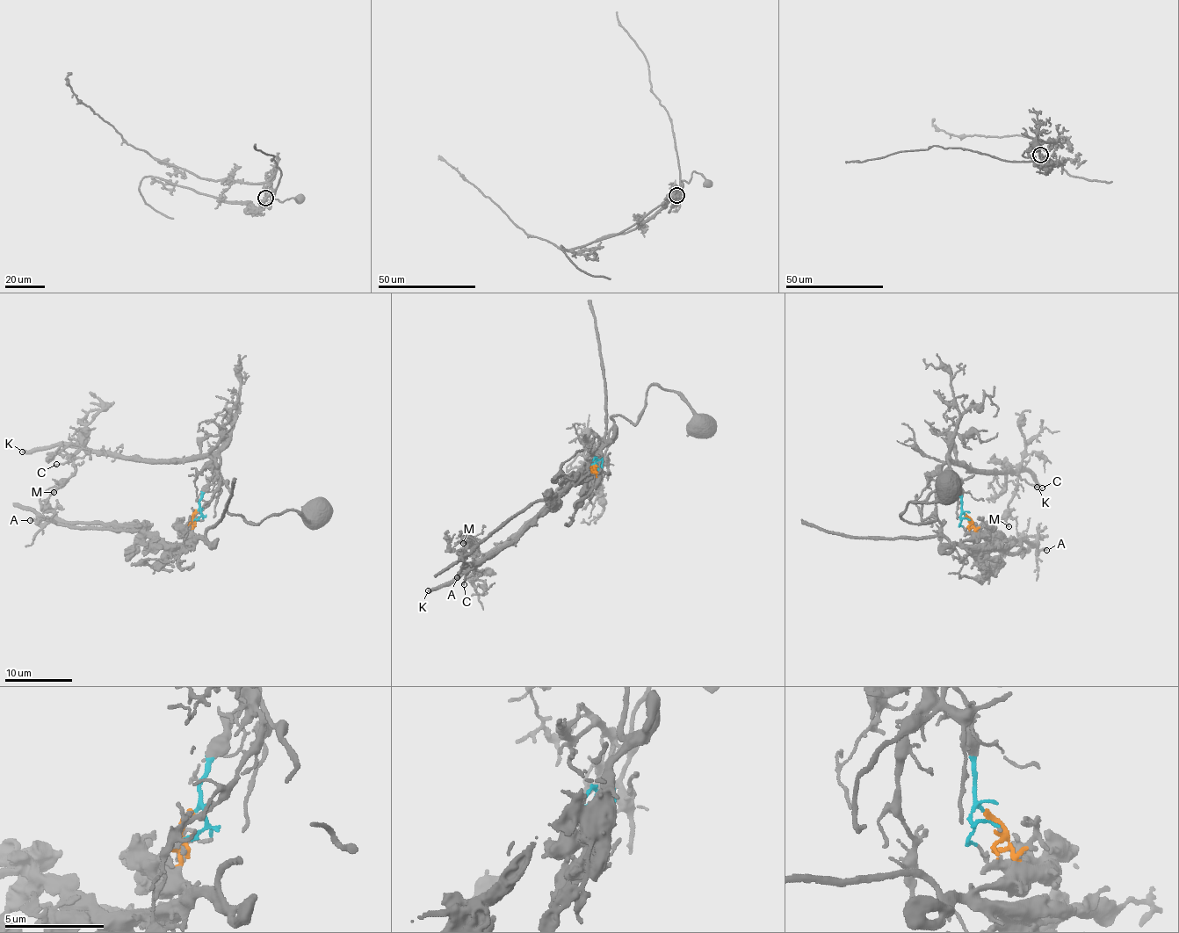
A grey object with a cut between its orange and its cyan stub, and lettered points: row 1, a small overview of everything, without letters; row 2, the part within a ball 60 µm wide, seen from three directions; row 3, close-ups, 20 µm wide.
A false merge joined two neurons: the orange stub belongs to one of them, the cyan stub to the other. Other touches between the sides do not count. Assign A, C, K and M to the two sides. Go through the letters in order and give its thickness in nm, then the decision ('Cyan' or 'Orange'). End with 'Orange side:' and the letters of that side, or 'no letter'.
A: Thickness 200 nm. Orange
C: Thickness 130 nm. Cyan
K: Thickness 360 nm. Cyan
M: Thickness 130 nm. Cyan
Orange side: A

